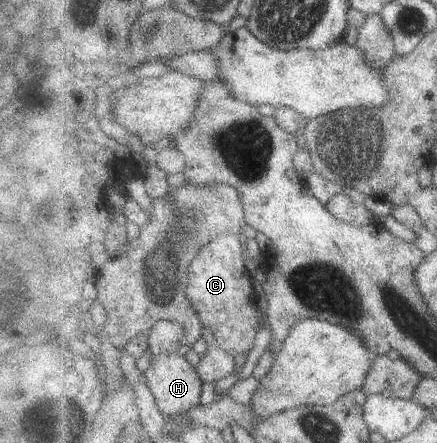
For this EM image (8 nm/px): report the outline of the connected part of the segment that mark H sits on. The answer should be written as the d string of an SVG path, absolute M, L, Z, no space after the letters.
M178 353L160 354L152 360L146 375L149 386L157 397L158 405L167 419L187 414L191 409L202 404L206 382L199 371L183 355Z

